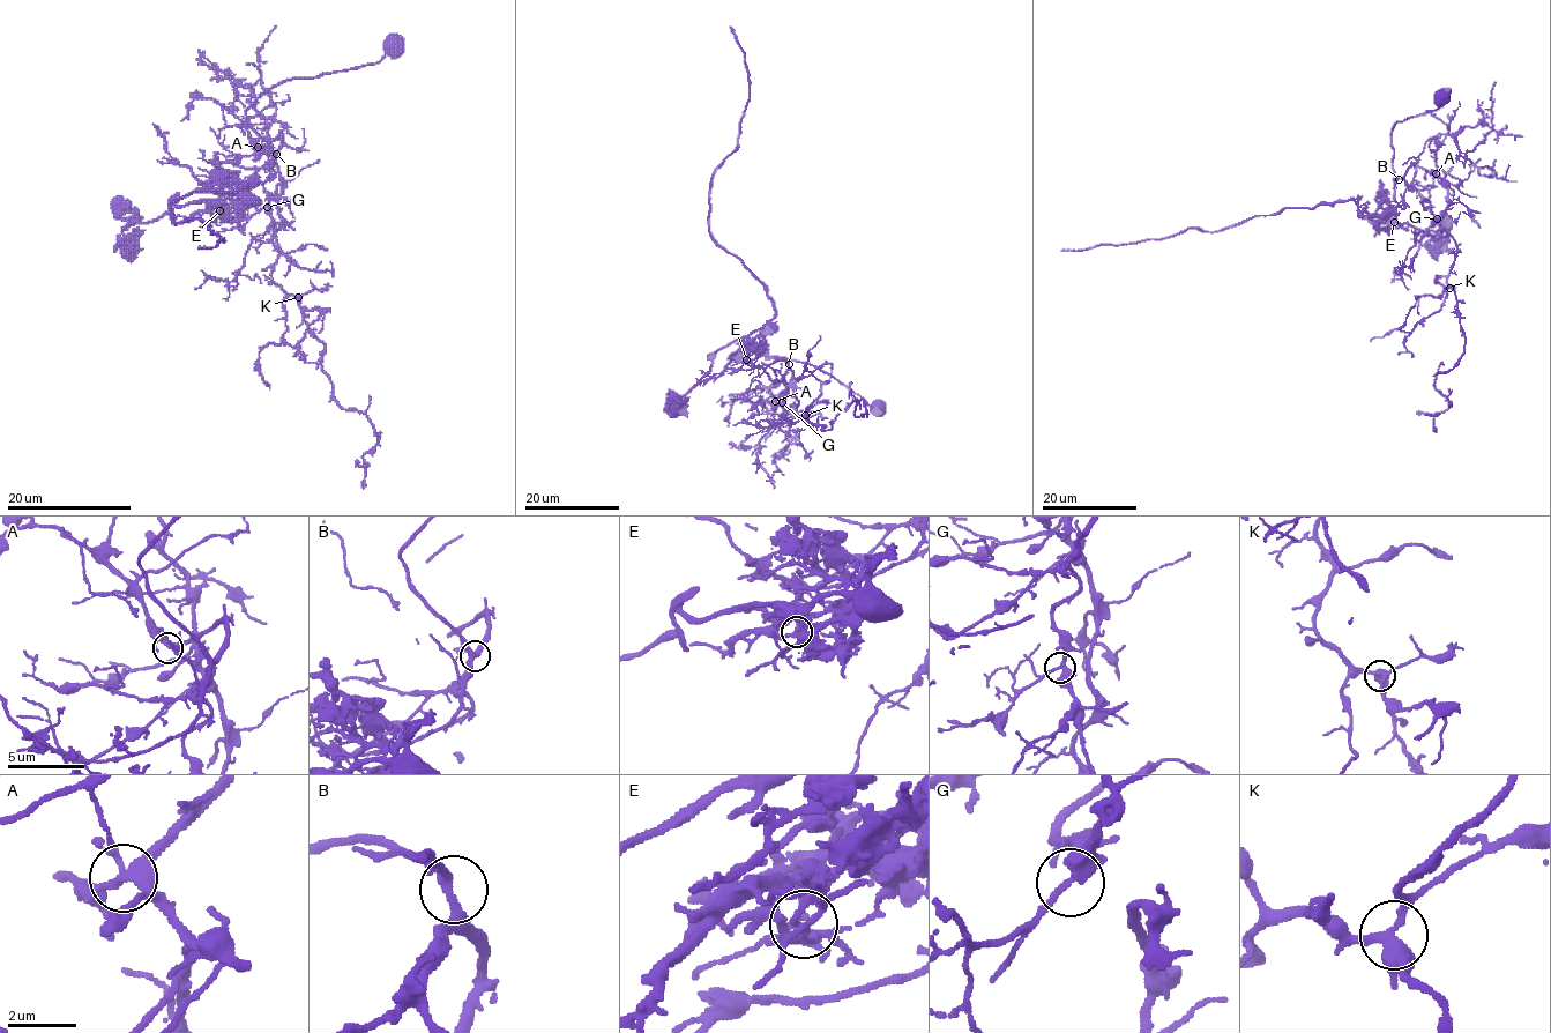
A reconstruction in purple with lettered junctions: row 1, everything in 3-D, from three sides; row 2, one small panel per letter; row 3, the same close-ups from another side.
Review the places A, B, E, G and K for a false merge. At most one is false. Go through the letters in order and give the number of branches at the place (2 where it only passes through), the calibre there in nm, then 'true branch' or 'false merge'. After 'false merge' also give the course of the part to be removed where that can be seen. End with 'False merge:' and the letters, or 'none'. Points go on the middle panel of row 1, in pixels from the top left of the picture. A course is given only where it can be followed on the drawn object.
A: 4 branches meet; 300 nm thick; true branch
B: 4 branches meet; 280 nm thick; true branch
E: 5 branches meet; 190 nm thick; false merge; foreign part runs (746, 359), (775, 309), (767, 289), (709, 231), (711, 173), (737, 146), (748, 98), (745, 54), (730, 27)
G: 4 branches meet; 280 nm thick; true branch
K: 4 branches meet; 340 nm thick; true branch
False merge: E

